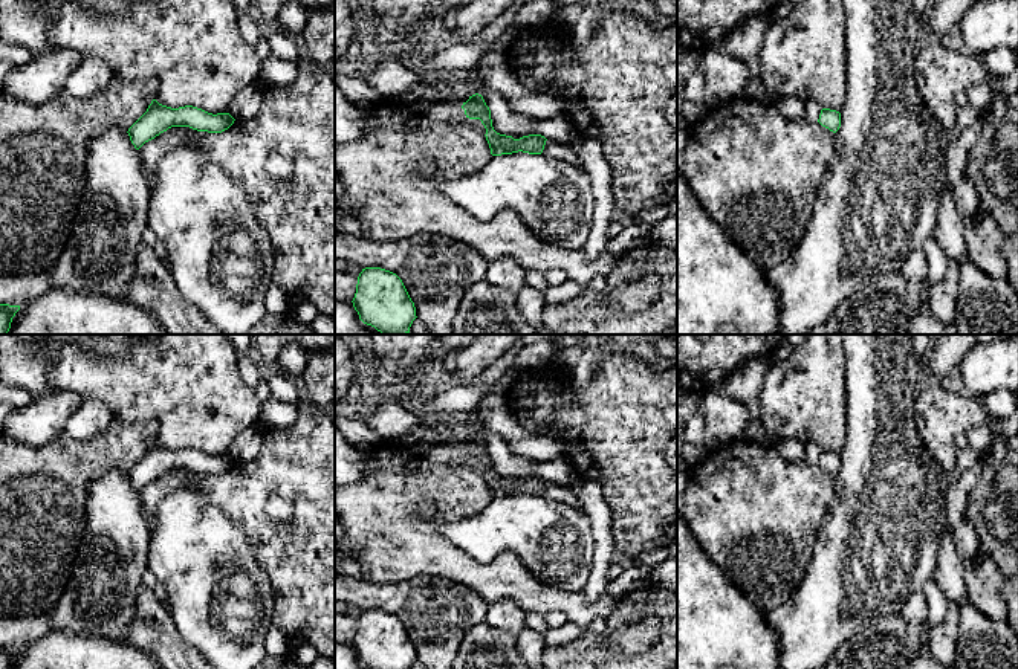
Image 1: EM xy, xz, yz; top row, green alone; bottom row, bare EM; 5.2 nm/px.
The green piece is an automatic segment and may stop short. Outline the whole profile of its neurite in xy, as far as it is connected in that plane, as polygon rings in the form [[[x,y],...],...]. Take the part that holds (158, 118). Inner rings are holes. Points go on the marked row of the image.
[[[151,101],[147,112],[128,128],[128,136],[136,150],[171,127],[190,127],[197,131],[222,133],[234,124],[229,113],[208,113],[202,108],[185,105],[171,108]]]

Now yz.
[[[822,108],[818,122],[830,131],[836,133],[841,127],[841,113],[836,110]]]

